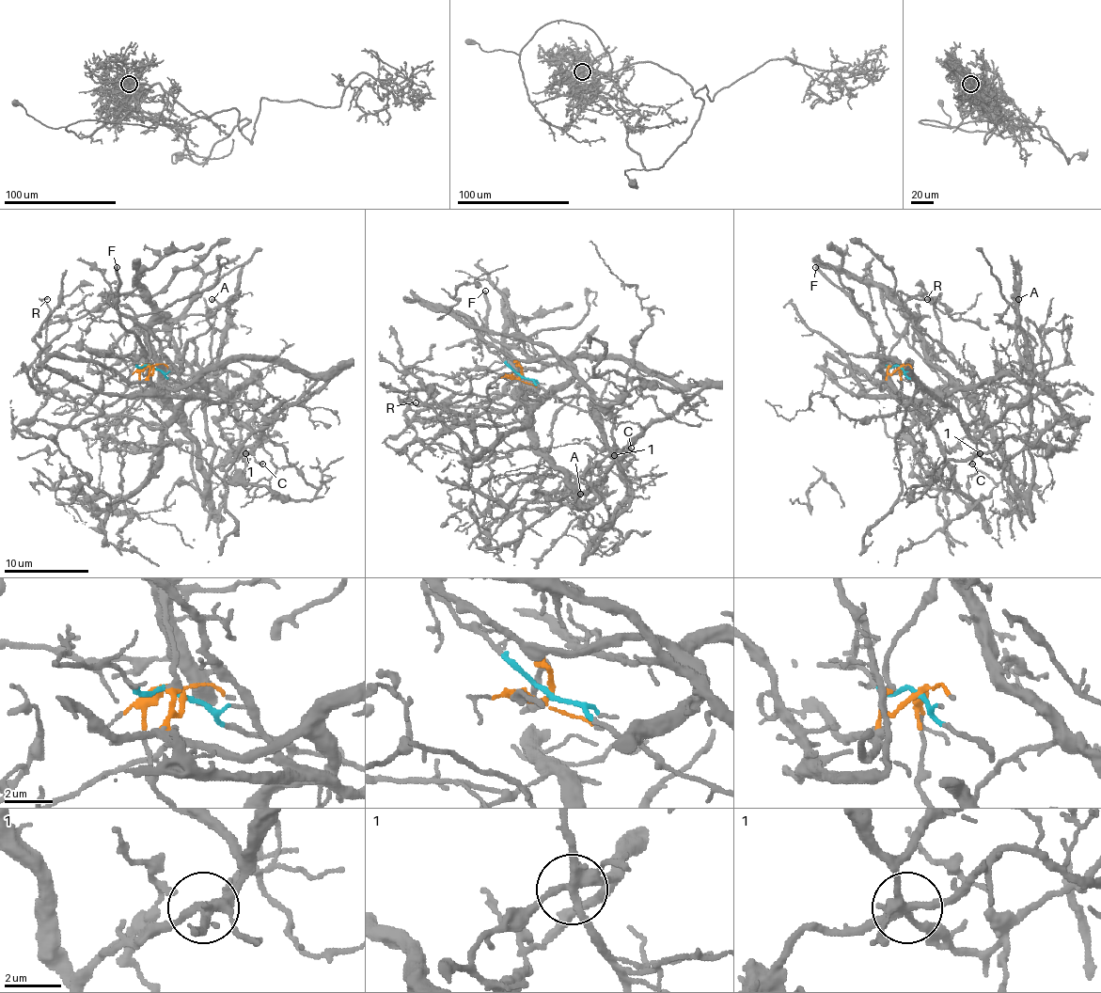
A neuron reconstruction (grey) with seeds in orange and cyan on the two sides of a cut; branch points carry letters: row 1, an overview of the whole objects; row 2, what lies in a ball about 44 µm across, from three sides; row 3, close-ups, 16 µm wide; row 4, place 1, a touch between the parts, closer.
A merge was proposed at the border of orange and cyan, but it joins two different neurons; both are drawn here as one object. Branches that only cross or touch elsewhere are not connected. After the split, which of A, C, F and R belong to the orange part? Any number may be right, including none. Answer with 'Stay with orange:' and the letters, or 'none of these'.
Stay with orange: A, C, R

